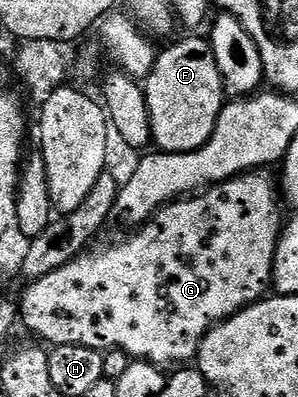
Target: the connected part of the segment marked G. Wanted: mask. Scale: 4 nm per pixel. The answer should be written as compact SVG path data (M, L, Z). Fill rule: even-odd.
M253 170L244 173L243 176L232 176L229 180L223 180L199 194L193 194L187 198L173 200L171 204L160 209L154 219L139 228L129 231L125 240L117 244L108 244L105 248L93 247L86 250L81 256L75 256L70 263L46 274L42 278L25 283L24 293L18 299L18 316L30 331L36 336L41 336L49 345L77 344L78 346L90 346L101 350L117 348L138 360L146 360L149 364L165 366L164 364L176 364L172 366L184 366L195 361L202 338L210 329L219 324L221 320L228 320L235 312L250 307L256 301L265 299L272 288L272 267L274 266L274 254L280 241L282 231L282 216L280 220L280 208L282 209L282 196L278 191L275 179L267 176L267 171Z

